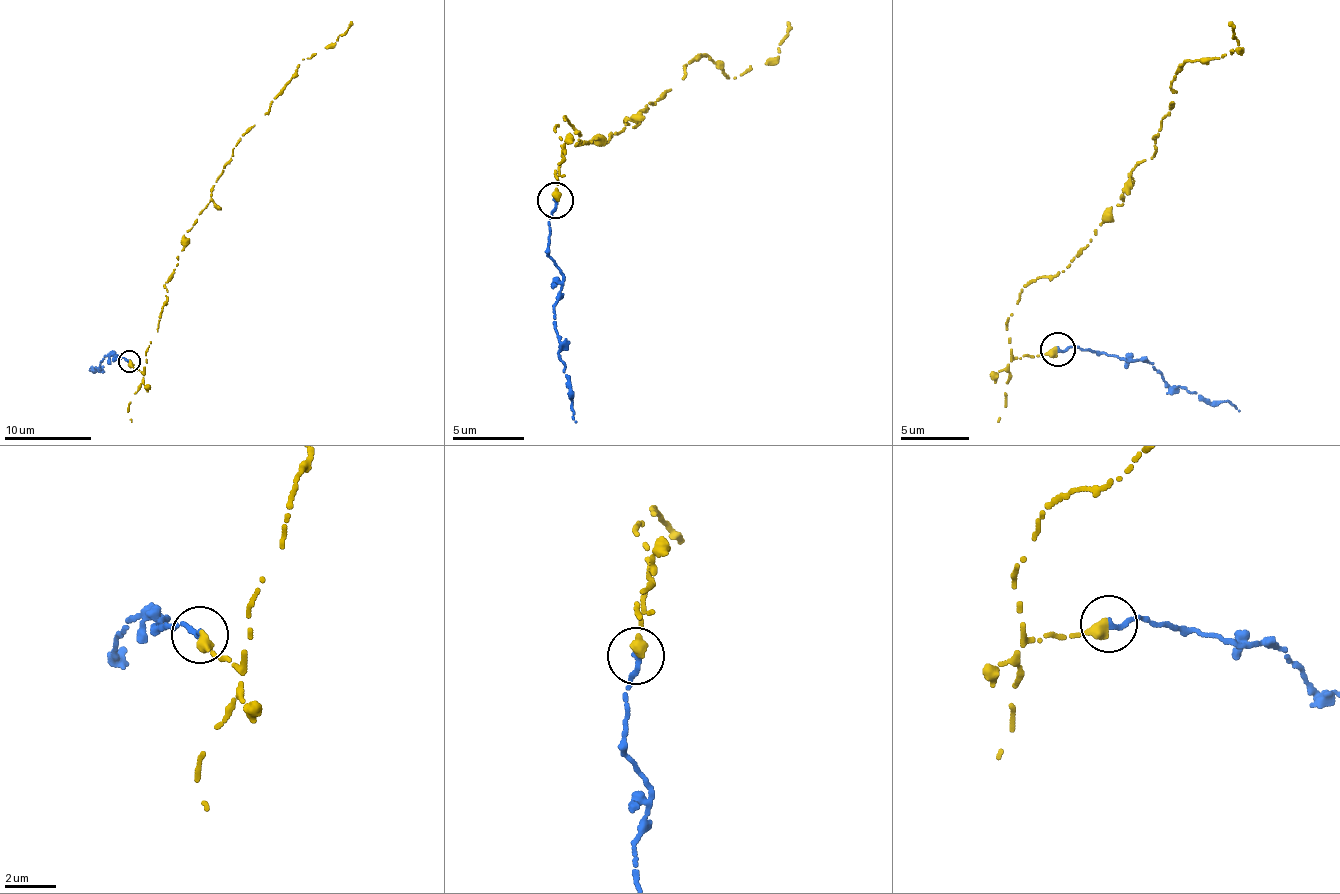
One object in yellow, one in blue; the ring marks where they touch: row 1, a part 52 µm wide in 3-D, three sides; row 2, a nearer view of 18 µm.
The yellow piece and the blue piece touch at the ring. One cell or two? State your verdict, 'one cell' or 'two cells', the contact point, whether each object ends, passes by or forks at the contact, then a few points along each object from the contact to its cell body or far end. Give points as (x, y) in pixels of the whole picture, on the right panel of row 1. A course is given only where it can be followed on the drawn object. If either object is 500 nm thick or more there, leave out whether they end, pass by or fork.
two cells; at (1057, 349); yellow ends there; blue ends there; yellow runs (1055, 350), (1014, 358), (1019, 293), (1065, 272), (1123, 202), (1181, 65), (1242, 49), (1230, 23); blue runs (1058, 350), (1143, 359), (1169, 385), (1226, 400), (1239, 411)

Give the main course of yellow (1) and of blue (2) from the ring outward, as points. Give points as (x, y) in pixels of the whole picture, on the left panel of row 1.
1: (129, 362), (141, 373), (183, 238), (210, 202), (242, 135), (266, 115), (303, 58), (333, 44), (351, 23)
2: (128, 362), (113, 359), (116, 356), (112, 353), (104, 357), (98, 368), (92, 366), (89, 371)

